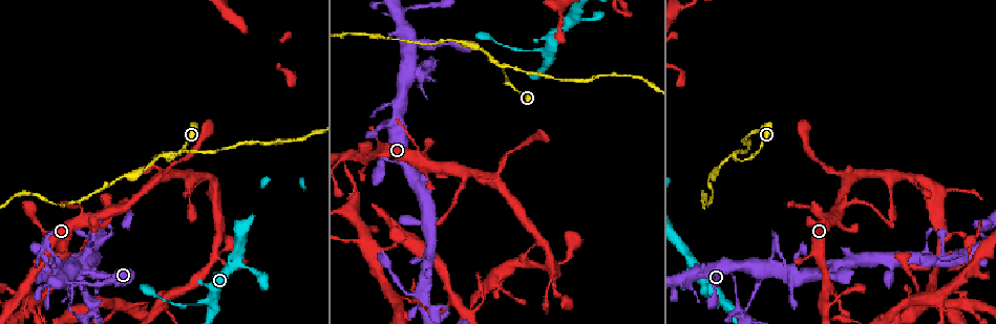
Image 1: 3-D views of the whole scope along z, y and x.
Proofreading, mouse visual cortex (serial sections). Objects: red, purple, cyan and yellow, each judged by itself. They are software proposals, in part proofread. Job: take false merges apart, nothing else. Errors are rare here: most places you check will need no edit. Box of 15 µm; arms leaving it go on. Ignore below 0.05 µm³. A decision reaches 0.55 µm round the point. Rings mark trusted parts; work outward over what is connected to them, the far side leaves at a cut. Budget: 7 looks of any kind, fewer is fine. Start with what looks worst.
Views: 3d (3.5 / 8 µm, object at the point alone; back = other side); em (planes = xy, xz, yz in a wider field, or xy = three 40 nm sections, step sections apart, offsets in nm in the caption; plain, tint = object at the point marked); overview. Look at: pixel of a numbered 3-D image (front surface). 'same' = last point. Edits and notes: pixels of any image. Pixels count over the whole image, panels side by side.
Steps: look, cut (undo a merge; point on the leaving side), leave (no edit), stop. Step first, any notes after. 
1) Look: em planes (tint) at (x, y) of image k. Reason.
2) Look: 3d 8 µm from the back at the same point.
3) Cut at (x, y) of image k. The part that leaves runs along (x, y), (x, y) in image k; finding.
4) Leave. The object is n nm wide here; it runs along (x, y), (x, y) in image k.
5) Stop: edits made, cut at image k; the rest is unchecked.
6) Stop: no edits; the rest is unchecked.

Look: 3d 3.5 µm at (164, 156) of image 1. Branch point.

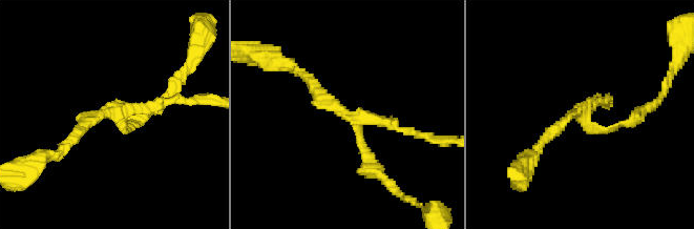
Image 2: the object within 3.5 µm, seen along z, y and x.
Leave. It runs along (376, 172), (356, 121), (308, 78) in image 2; all the same cell.

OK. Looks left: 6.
Look: 3d 3.5 µm at (192, 304) of image 1. Thin neck.

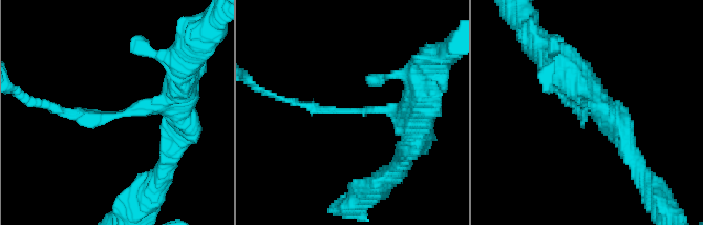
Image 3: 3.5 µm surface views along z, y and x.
Leave. It runs along (179, 87), (122, 113), (50, 106) in image 3; all the same cell.

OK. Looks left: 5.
Look: 3d 3.5 µm from the back at (406, 87) of image 1. Sharp bend.

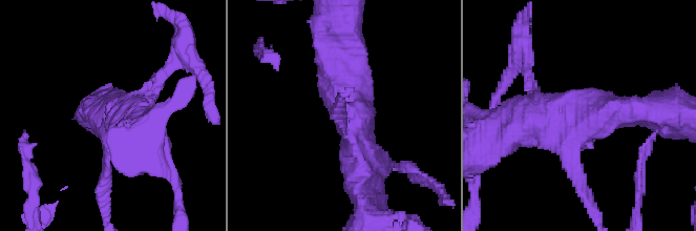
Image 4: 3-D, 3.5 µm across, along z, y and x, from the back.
Look: em xy step 5 (tint) at (577, 132) of image 4. 3 arms meet here; the arms are 150, 400, 500 nm wide; now the EM.

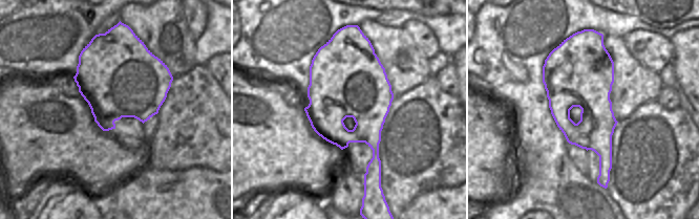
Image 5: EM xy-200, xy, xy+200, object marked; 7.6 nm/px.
Leave. It runs along (341, 40), (361, 177) in image 4; all the same cell.

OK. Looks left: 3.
Stop: no edits; the rest is unchecked.

